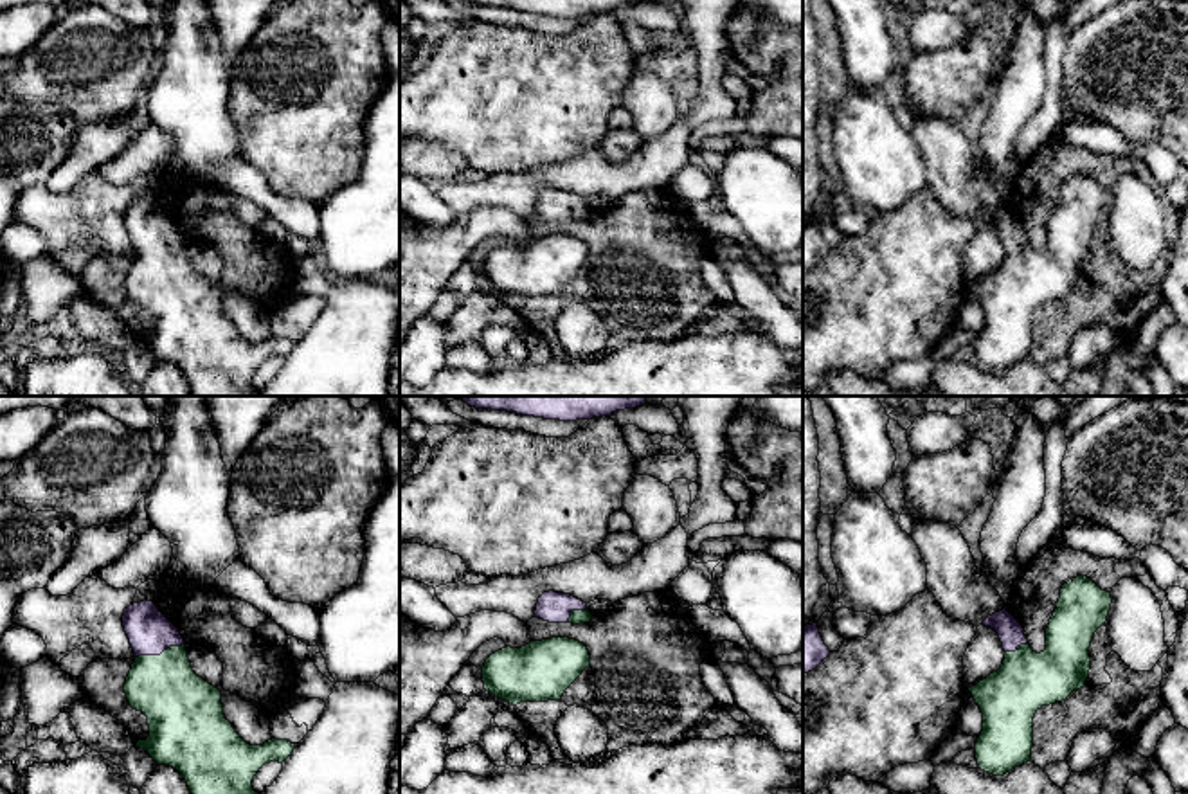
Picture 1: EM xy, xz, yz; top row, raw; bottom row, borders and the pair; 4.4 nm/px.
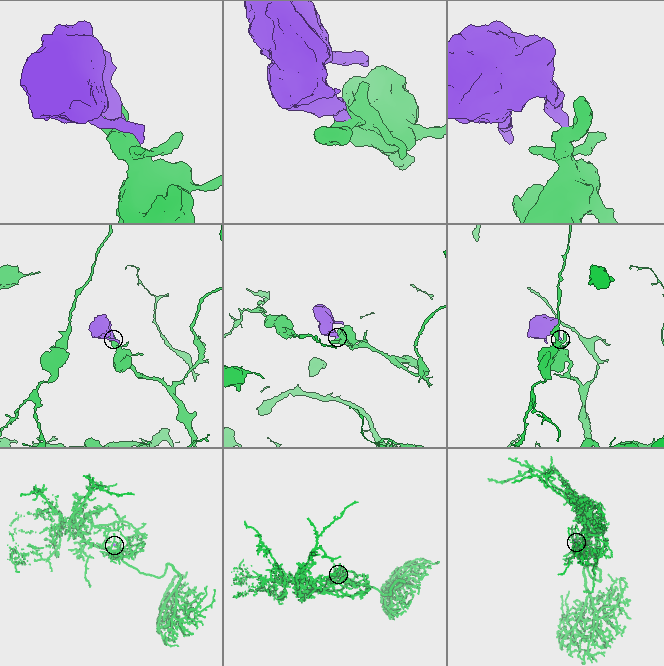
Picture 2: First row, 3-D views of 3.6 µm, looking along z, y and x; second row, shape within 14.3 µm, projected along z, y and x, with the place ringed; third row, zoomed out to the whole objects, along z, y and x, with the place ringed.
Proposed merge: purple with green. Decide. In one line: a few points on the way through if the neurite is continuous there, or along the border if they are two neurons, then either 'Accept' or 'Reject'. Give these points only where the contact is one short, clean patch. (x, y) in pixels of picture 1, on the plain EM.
Path across: xy (150, 229), (159, 251), (161, 279), (179, 301). Accept

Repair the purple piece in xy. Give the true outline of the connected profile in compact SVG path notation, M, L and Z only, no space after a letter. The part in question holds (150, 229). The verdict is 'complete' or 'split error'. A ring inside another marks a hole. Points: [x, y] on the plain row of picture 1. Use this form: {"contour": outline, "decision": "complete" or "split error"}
{"contour": "M153 198L124 205L122 223L135 250L124 290L130 302L148 313L149 322L149 333L139 337L137 344L158 362L176 365L193 396L259 396L252 383L254 373L265 360L283 360L295 340L275 335L263 342L247 340L223 311L221 288L193 268L184 234Z", "decision": "split error"}

